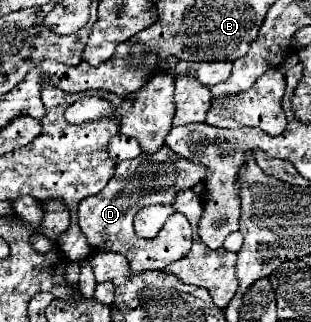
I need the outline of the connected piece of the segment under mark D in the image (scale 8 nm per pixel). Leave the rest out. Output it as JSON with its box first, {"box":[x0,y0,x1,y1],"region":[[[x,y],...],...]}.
{"box":[79,146,207,272],"region":[[[163,146],[155,154],[141,154],[133,160],[123,160],[115,166],[115,176],[95,196],[89,196],[79,204],[79,226],[87,236],[93,250],[111,250],[123,254],[135,272],[163,270],[167,264],[181,260],[191,250],[191,224],[183,214],[173,214],[153,240],[139,238],[133,230],[135,214],[151,202],[173,202],[175,194],[193,188],[205,178],[207,168],[203,164],[179,158],[169,146]]]}

